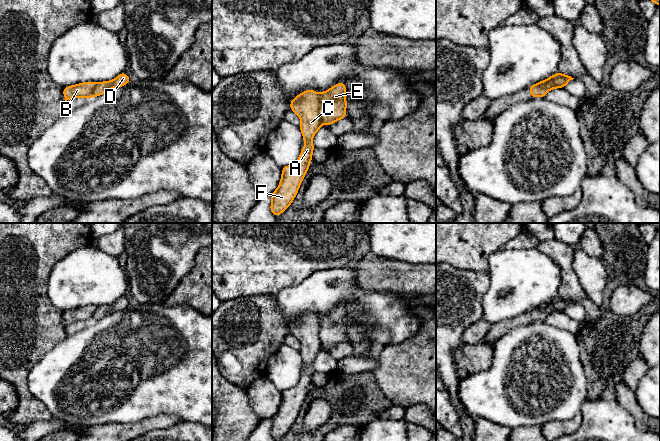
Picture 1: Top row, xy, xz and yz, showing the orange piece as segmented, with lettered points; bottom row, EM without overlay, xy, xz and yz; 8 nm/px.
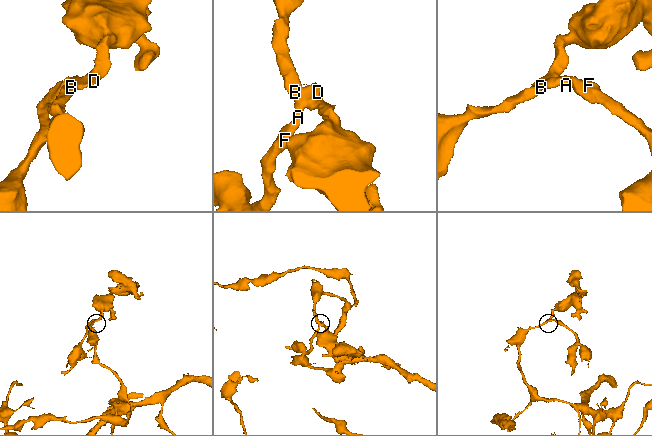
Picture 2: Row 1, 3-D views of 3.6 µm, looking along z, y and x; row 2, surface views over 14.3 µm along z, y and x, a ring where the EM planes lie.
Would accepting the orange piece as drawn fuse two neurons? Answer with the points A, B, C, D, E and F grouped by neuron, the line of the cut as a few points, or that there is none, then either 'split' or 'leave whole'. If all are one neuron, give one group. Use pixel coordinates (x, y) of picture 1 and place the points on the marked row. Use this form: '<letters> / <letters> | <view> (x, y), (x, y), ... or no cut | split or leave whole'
A B C F / D E | xz (318, 94), (319, 116), (322, 119) | split

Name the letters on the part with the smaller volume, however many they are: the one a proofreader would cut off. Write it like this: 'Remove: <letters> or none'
Remove: D, E

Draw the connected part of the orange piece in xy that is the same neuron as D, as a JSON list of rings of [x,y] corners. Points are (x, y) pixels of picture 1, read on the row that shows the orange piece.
[[[123,72],[112,81],[97,83],[93,90],[92,97],[100,96],[113,88],[122,87],[128,83],[130,83],[130,79],[128,75]]]

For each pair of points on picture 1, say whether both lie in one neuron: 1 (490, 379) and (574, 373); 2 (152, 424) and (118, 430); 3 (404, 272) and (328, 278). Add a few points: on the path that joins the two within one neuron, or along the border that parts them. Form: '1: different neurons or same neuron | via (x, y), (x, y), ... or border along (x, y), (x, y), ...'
1: same neuron | via (511, 372), (536, 370), (553, 375)
2: same neuron | via (144, 426), (135, 430), (126, 430)
3: different neurons | border along (348, 265), (356, 271), (360, 288), (375, 290)

